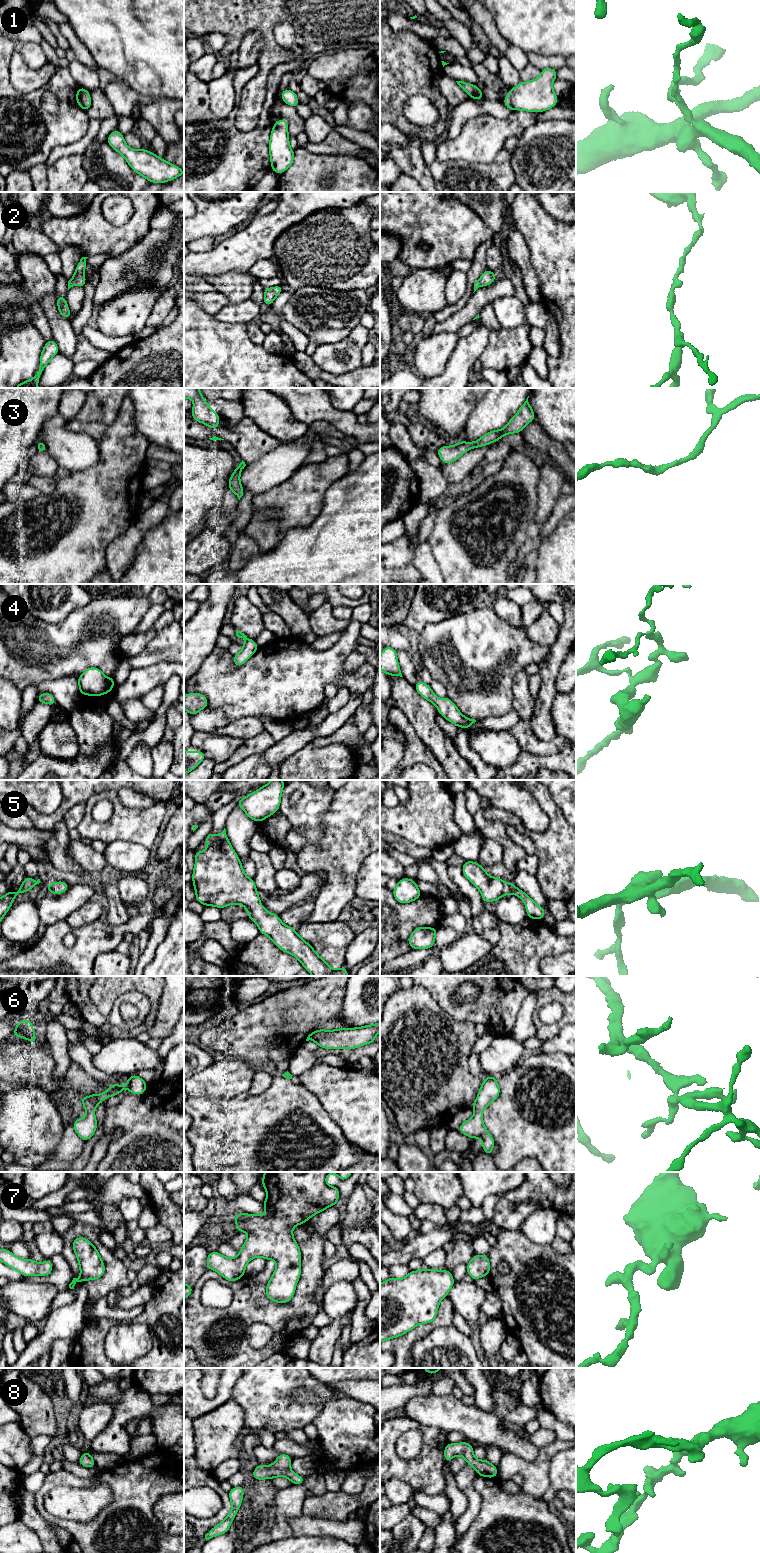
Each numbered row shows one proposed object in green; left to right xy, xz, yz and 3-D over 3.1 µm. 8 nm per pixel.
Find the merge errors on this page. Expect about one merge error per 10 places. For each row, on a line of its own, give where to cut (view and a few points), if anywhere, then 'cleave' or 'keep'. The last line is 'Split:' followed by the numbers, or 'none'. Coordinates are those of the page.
1: cut none; keep
2: cut none; keep
3: cut none; keep
4: cut none; keep
5: cut none; keep
6: cut none; keep
7: cut none; keep
8: cut none; keep
Split: none

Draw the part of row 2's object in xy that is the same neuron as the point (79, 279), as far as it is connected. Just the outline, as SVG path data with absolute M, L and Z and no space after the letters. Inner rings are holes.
M82 257L79 263L77 264L74 276L68 281L68 290L75 285L78 285L84 289L85 283L86 283L84 270L87 267L86 265L87 258L88 257Z

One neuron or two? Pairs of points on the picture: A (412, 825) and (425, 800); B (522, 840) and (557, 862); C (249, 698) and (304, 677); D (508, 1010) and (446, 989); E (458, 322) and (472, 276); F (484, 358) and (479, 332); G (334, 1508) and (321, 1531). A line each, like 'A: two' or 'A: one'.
A: one
B: two
C: one
D: one
E: two
F: two
G: two

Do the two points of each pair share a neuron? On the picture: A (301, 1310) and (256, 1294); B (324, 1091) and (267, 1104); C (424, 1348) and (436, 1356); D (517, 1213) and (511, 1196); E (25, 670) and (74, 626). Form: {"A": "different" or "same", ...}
{"A": "same", "B": "different", "C": "same", "D": "different", "E": "same"}

